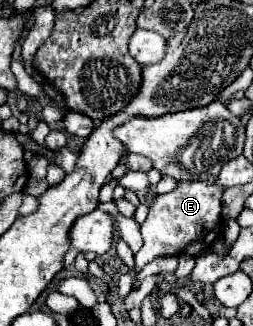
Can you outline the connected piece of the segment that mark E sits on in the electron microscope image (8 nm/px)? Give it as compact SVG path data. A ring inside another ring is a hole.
M208 176L208 180L192 180L192 182L178 182L178 186L168 194L156 194L148 208L148 218L140 226L140 232L144 236L142 250L134 256L134 270L130 270L126 276L114 276L112 282L116 284L116 292L120 298L124 298L132 288L132 278L136 272L140 272L148 262L152 262L156 256L200 256L208 252L216 240L216 236L222 234L224 218L222 218L222 194L224 186L220 186L218 176Z

